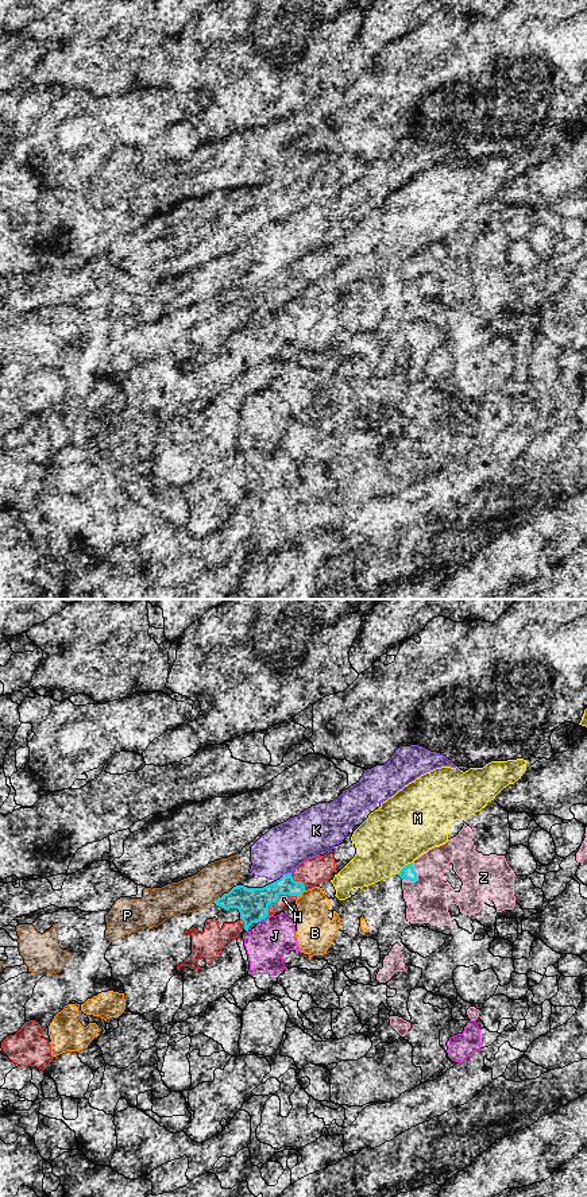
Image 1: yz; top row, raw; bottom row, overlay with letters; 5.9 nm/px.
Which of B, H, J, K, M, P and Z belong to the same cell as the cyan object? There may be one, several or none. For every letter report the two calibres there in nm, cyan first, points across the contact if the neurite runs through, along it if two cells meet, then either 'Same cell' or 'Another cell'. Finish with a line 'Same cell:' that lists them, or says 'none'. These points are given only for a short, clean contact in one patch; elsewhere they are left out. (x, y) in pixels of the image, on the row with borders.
B: Thickness 130 nm (cyan) against 220 nm. Another cell
H: Thickness 190 nm (cyan) against 60 nm. Same cell
J: Thickness 190 nm (cyan) against 240 nm. Another cell
K: Thickness 160 nm (cyan) against 280 nm. Another cell
M: Thickness 80 nm (cyan) against 380 nm. Another cell
P: Thickness 190 nm (cyan) against 200 nm. Another cell
Z: Thickness 80 nm (cyan) against 260 nm. Another cell
Same cell: H

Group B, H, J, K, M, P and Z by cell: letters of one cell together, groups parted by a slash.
B J / H / K / M / P / Z

